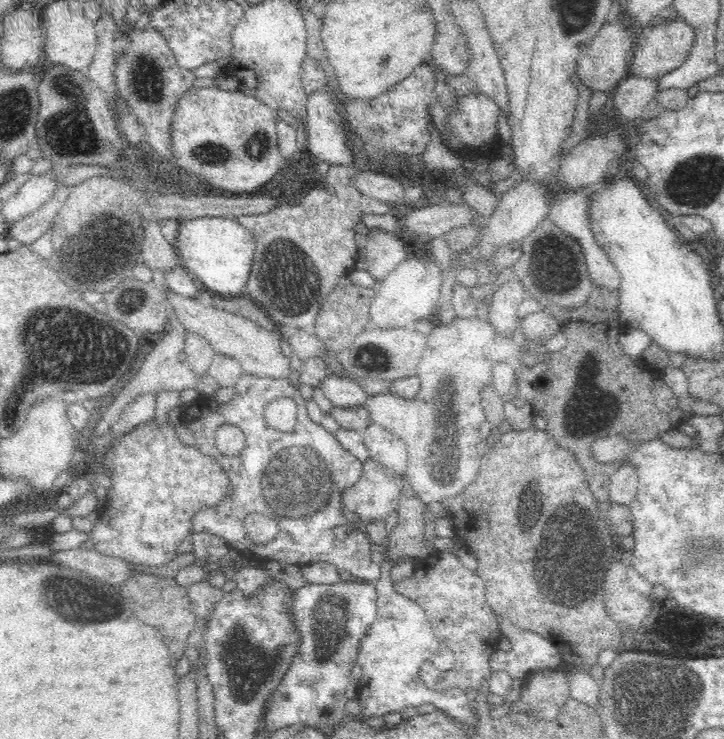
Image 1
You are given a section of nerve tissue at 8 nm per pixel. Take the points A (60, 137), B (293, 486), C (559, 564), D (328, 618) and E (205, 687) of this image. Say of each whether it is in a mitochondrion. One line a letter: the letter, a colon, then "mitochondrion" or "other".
A: mitochondrion
B: mitochondrion
C: mitochondrion
D: mitochondrion
E: other

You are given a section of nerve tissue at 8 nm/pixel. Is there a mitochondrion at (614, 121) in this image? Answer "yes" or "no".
no

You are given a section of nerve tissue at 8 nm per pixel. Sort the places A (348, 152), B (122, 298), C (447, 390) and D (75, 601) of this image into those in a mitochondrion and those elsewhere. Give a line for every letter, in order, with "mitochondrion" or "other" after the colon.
A: other
B: mitochondrion
C: mitochondrion
D: mitochondrion

